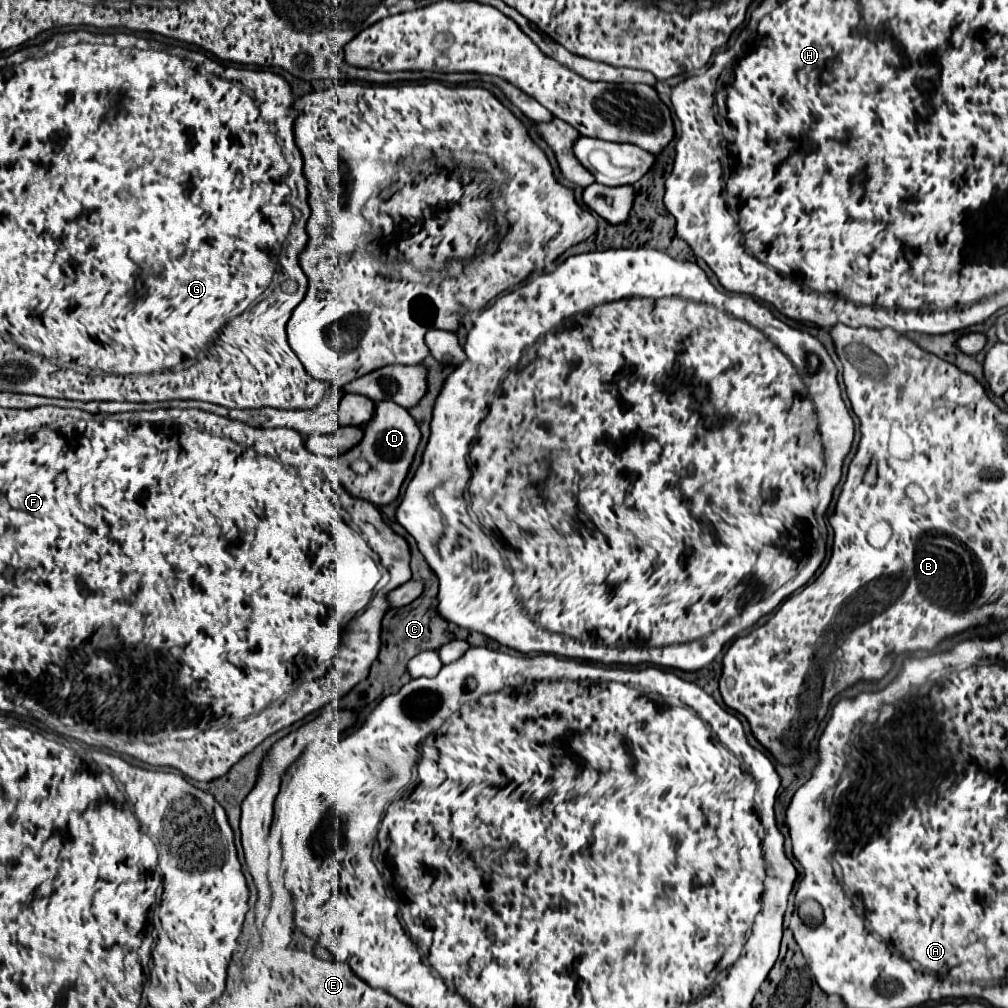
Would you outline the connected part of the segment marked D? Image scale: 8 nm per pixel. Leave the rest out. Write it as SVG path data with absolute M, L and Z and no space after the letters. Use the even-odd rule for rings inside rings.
M388 400L376 402L374 414L370 422L362 426L362 430L364 430L364 438L354 448L350 448L340 456L340 460L344 460L344 470L340 472L340 480L352 496L368 500L376 506L384 506L394 502L400 492L400 486L408 474L408 468L412 464L412 458L420 442L420 430L406 408ZM356 458L364 458L370 466L368 472L362 476L350 472L350 462Z

